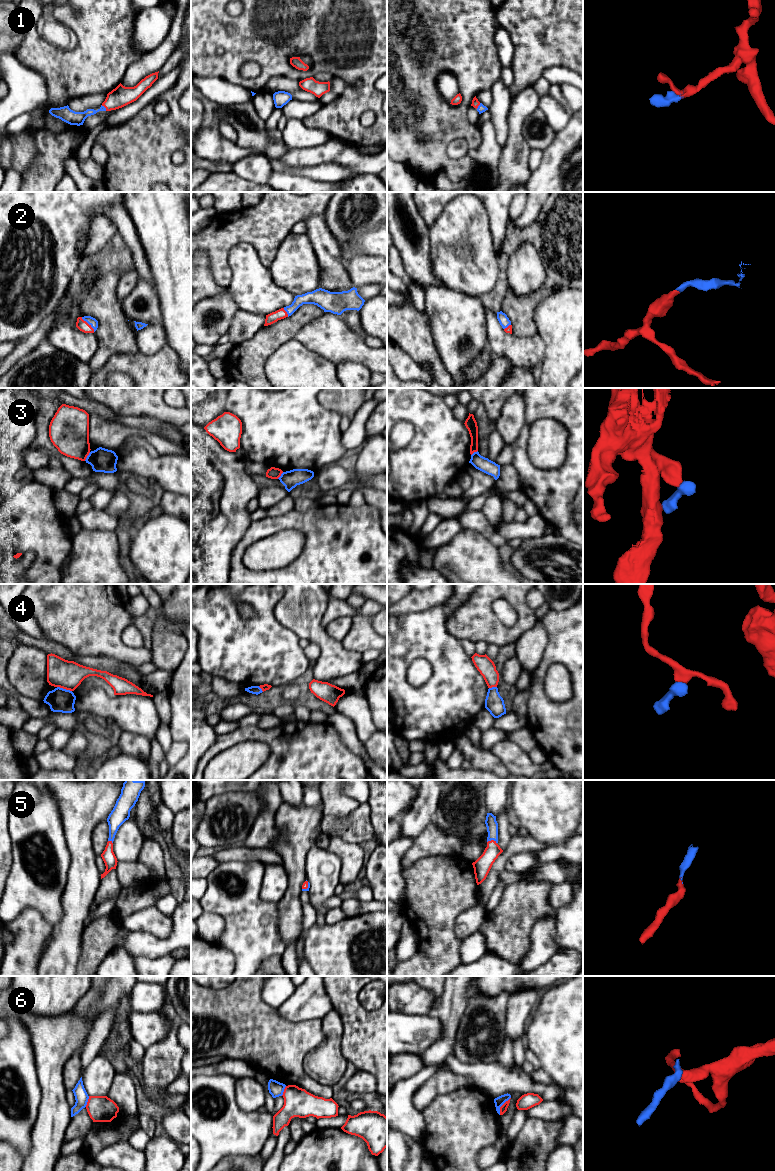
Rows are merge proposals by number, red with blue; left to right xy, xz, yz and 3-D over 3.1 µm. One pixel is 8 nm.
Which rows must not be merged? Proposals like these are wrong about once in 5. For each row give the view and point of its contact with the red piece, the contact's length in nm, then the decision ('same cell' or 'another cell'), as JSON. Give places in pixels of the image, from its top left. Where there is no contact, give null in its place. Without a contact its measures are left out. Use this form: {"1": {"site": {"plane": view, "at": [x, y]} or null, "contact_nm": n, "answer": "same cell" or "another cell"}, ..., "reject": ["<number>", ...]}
{"1": {"site": {"plane": "xy", "at": [104, 106]}, "contact_nm": 60, "answer": "same cell"}, "2": {"site": {"plane": "xy", "at": [88, 324]}, "contact_nm": 160, "answer": "same cell"}, "3": {"site": {"plane": "xy", "at": [87, 455]}, "contact_nm": 90, "answer": "another cell"}, "4": {"site": {"plane": "xy", "at": [64, 688]}, "contact_nm": 130, "answer": "another cell"}, "5": {"site": {"plane": "yz", "at": [491, 840]}, "contact_nm": 80, "answer": "same cell"}, "6": {"site": {"plane": "yz", "at": [501, 1106]}, "contact_nm": 170, "answer": "another cell"}, "reject": ["3", "4", "6"]}

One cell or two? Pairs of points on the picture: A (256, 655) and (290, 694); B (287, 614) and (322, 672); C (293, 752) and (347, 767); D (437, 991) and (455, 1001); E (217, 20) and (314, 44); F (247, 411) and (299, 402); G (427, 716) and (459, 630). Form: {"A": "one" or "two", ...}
{"A": "two", "B": "one", "C": "one", "D": "two", "E": "one", "F": "one", "G": "two"}

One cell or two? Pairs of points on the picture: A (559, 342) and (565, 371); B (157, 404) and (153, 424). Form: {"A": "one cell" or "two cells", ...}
{"A": "one cell", "B": "two cells"}

